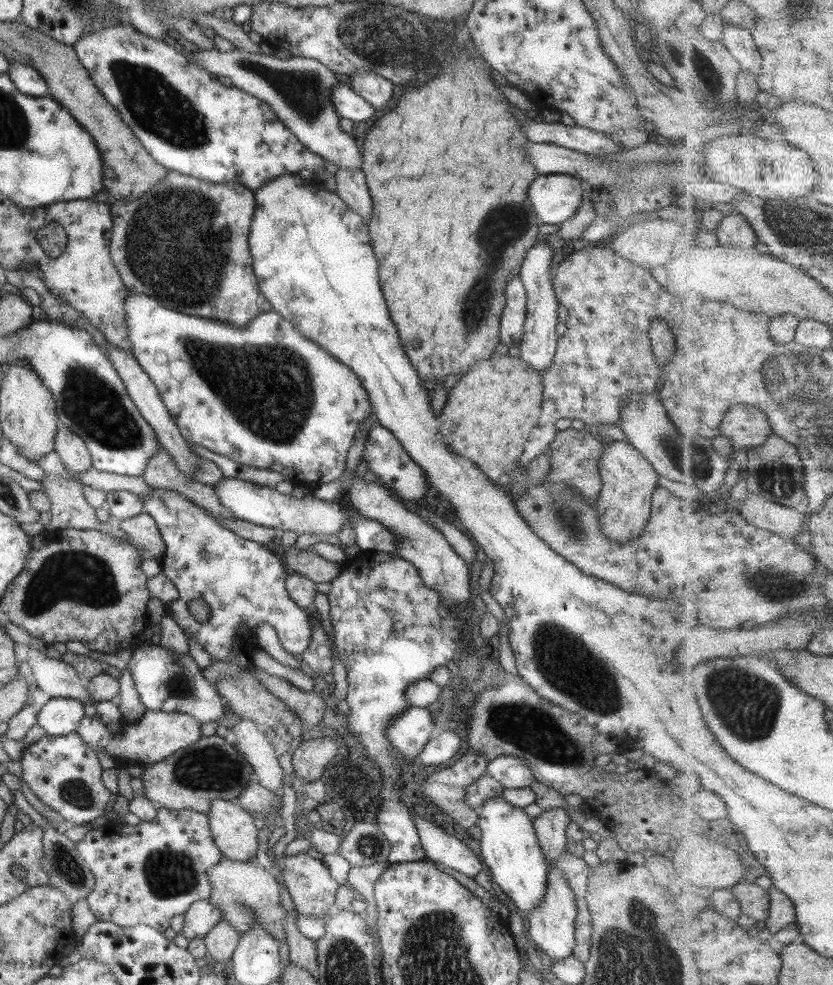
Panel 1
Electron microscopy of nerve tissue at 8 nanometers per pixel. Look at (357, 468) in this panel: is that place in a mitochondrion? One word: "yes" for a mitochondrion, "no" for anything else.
no

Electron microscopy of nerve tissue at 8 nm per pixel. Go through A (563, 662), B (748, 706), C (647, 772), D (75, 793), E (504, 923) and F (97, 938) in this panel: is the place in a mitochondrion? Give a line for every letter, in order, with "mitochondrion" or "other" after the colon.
A: mitochondrion
B: mitochondrion
C: other
D: mitochondrion
E: other
F: other

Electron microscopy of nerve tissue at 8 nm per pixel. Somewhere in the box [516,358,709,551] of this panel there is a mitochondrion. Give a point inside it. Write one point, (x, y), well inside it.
(571, 520)

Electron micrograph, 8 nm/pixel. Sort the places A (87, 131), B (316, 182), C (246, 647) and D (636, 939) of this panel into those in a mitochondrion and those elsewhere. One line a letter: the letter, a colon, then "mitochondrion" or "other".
A: other
B: other
C: other
D: mitochondrion

